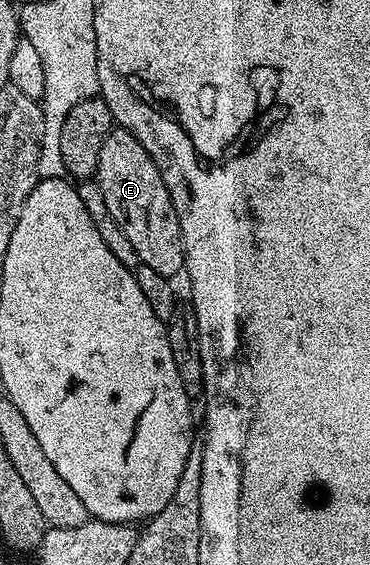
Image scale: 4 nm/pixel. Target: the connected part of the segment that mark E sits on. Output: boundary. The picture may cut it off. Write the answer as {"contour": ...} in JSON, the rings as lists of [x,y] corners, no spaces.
{"contour":[[[121,127],[111,128],[104,147],[100,147],[97,181],[97,192],[110,212],[110,221],[122,228],[125,244],[135,248],[139,262],[169,279],[173,273],[181,274],[184,254],[178,216],[152,155],[148,155],[136,135]]]}

